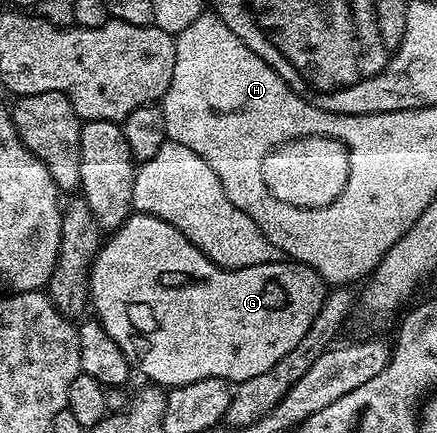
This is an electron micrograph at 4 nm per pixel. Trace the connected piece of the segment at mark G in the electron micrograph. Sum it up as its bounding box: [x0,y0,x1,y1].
[88,211,328,389]

